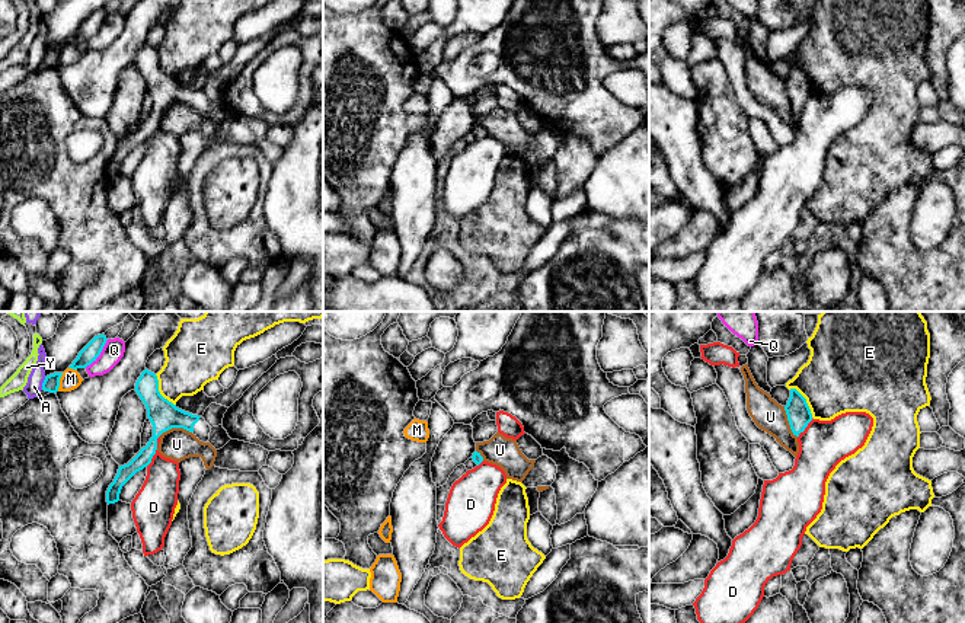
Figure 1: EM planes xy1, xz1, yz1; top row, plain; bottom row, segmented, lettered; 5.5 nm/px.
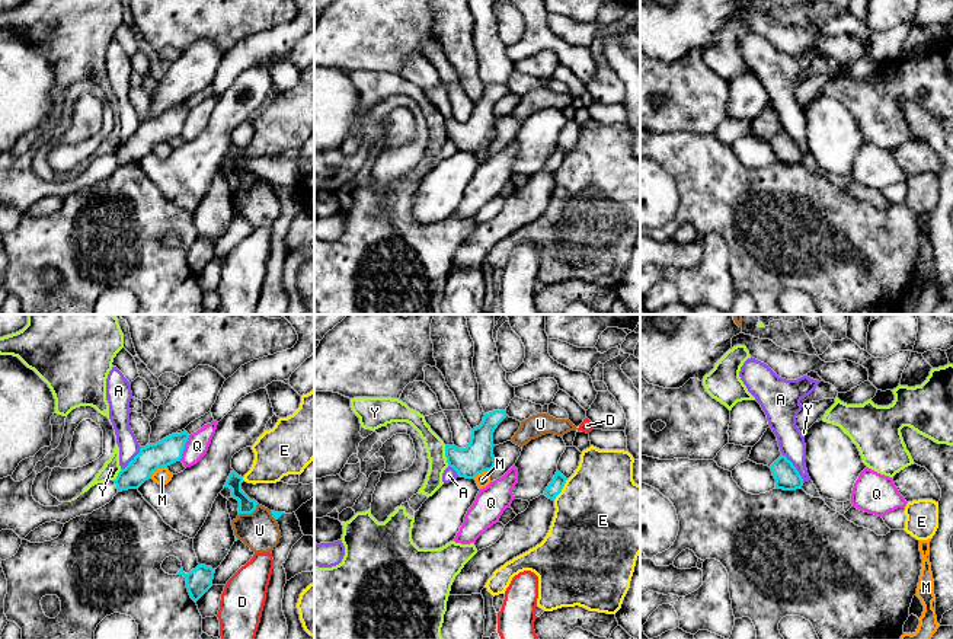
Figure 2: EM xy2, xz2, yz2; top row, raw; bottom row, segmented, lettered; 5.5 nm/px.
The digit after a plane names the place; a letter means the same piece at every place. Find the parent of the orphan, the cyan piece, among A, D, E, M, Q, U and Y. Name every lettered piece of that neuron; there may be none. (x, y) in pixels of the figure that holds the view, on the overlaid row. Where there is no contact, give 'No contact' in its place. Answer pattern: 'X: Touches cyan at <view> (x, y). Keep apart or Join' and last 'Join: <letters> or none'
A: Touches cyan at yz2 (795, 467). Keep apart
D: Touches cyan at xy1 (156, 449). Keep apart
E: Touches cyan at xy1 (159, 392). Keep apart
M: Touches cyan at xy2 (157, 467). Keep apart
Q: Touches cyan at xy1 (99, 354). Keep apart
U: Touches cyan at yz1 (789, 422). Keep apart
Y: Touches cyan at xz2 (445, 456). Keep apart
Join: none

